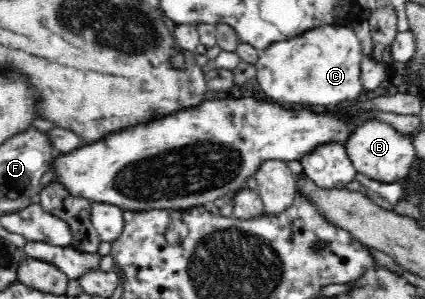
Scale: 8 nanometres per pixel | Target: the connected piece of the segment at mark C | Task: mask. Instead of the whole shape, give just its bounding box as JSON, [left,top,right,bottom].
[254,22,364,106]

